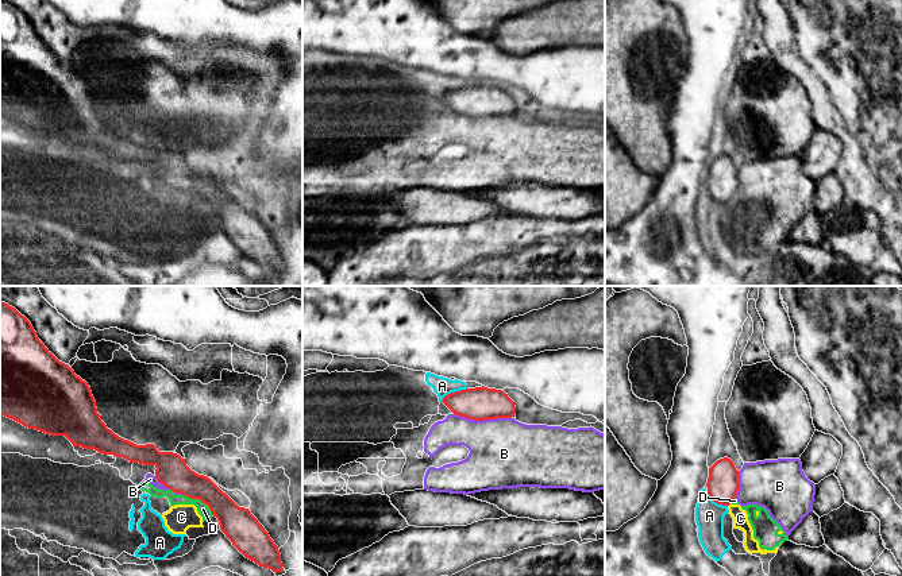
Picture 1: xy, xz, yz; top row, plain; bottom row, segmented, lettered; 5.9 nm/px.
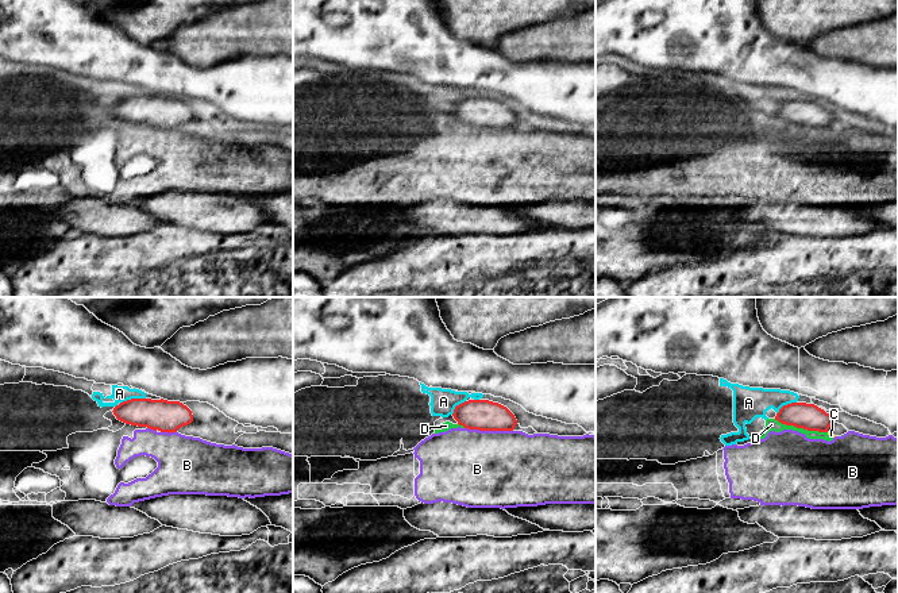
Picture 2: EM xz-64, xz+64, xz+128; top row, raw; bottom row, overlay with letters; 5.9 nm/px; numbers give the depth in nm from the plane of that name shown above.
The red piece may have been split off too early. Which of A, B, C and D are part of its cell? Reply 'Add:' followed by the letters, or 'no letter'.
Add: no letter

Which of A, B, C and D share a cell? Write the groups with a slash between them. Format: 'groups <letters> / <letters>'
groups A B C D

